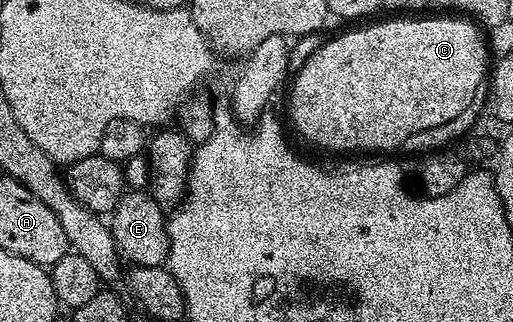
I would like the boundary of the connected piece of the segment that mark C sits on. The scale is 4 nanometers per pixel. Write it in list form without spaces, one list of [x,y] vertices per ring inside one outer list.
[[[389,16],[386,22],[377,22],[378,20],[370,21],[368,24],[361,24],[358,30],[349,30],[346,34],[341,34],[338,38],[333,38],[330,42],[325,42],[305,63],[301,66],[301,71],[297,74],[297,79],[293,82],[293,95],[289,98],[289,114],[293,117],[293,126],[310,142],[313,146],[318,146],[321,150],[393,150],[396,148],[404,147],[407,136],[415,136],[415,132],[423,132],[423,128],[436,128],[438,124],[447,124],[447,120],[455,120],[455,116],[459,116],[459,112],[463,112],[463,108],[467,108],[467,104],[471,104],[473,98],[478,97],[479,91],[477,89],[481,86],[481,81],[486,81],[487,78],[487,67],[491,62],[491,54],[487,49],[486,39],[483,34],[480,34],[475,27],[469,22],[464,22],[464,17],[453,16],[457,18],[399,18],[403,16]]]

